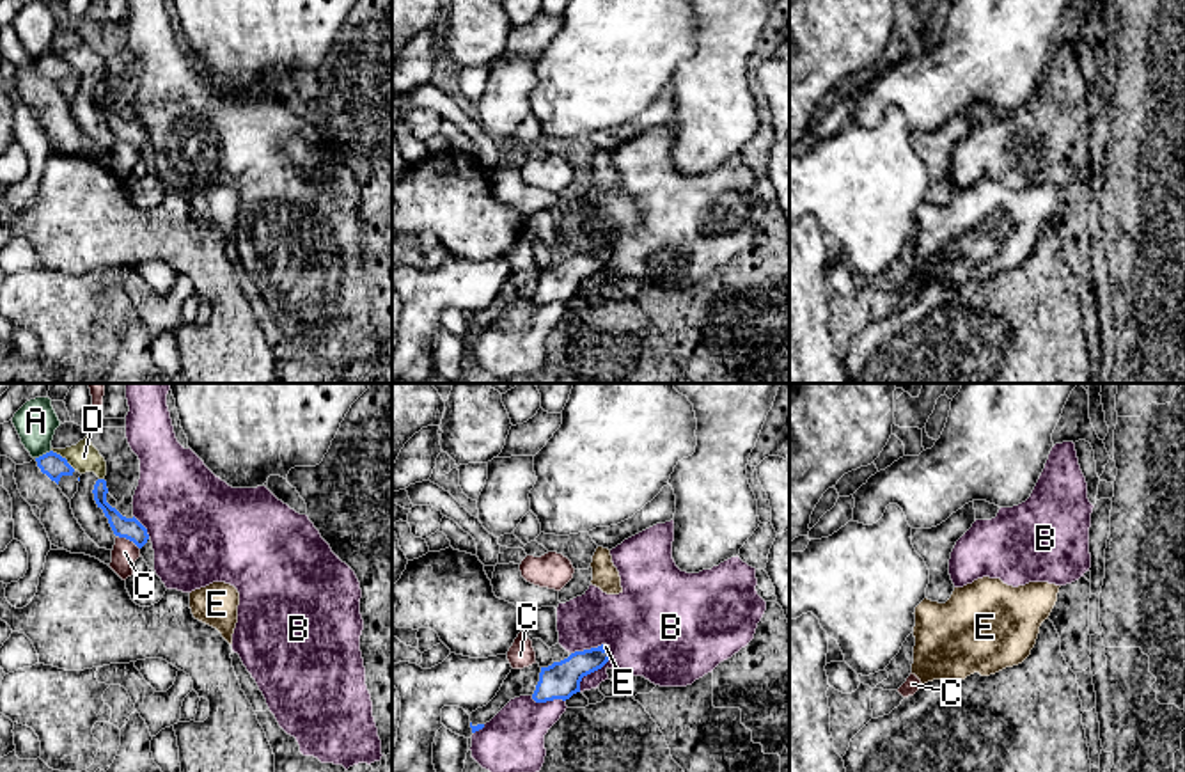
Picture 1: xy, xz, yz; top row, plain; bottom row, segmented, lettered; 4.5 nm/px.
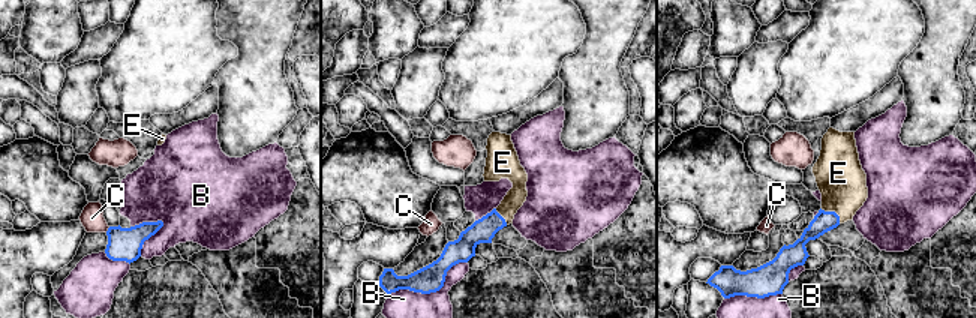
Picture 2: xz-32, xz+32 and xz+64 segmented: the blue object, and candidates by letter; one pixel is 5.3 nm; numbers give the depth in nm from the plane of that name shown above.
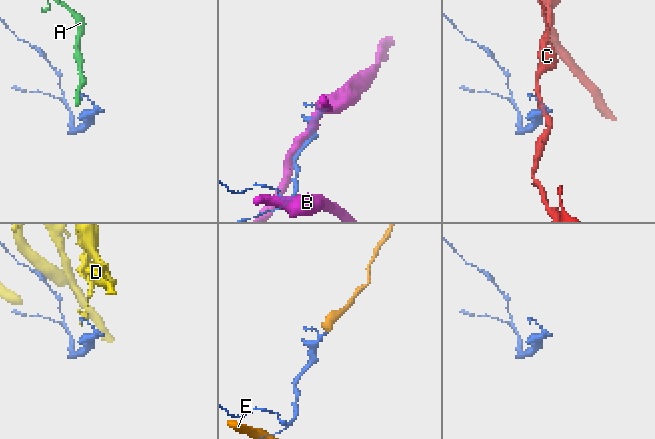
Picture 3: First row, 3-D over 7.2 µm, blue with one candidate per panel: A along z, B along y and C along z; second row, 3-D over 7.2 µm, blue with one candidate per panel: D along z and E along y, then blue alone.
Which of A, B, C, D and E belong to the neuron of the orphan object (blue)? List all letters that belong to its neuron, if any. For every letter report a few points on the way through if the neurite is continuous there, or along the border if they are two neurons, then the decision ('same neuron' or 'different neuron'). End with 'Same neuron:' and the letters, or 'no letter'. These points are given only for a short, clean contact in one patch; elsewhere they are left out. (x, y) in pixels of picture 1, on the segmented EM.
A: border along xy (50, 449), (36, 458); different neuron
B: different neuron
C: border along xy (117, 535), (139, 549); different neuron
D: border along xy (52, 449), (75, 469); different neuron
E: runs through xz (561, 680), (605, 650), (605, 646); same neuron
Same neuron: E

